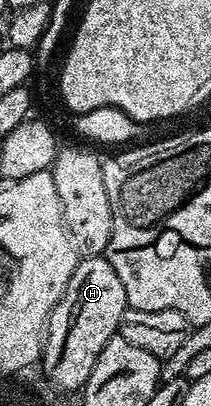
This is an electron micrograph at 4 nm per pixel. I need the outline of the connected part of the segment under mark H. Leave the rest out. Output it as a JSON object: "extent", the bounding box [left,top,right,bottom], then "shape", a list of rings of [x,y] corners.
{"extent":[42,255,128,389],"shape":[[[107,255],[83,257],[74,274],[70,274],[70,282],[66,282],[66,290],[48,319],[42,353],[42,365],[48,375],[45,377],[60,388],[83,389],[90,370],[94,370],[94,362],[98,362],[98,354],[102,354],[102,346],[119,333],[128,307],[122,278],[110,266]]]}

